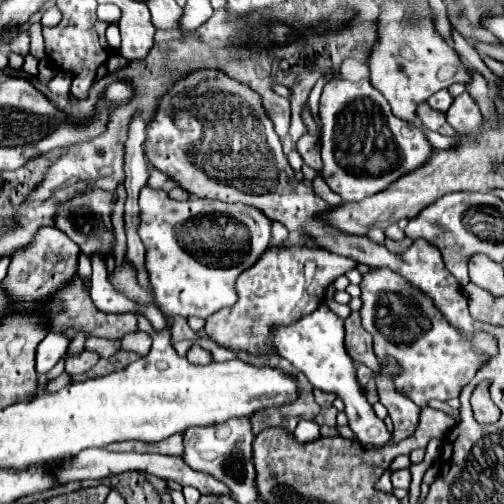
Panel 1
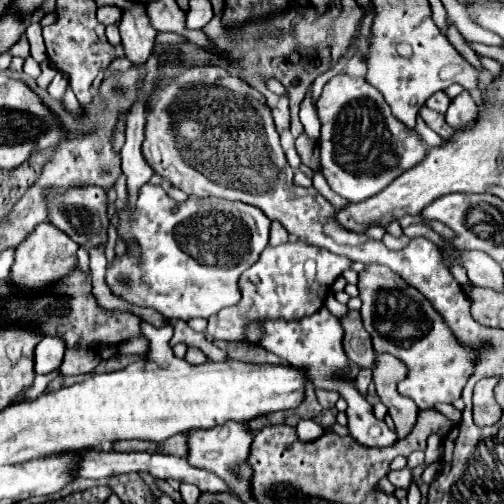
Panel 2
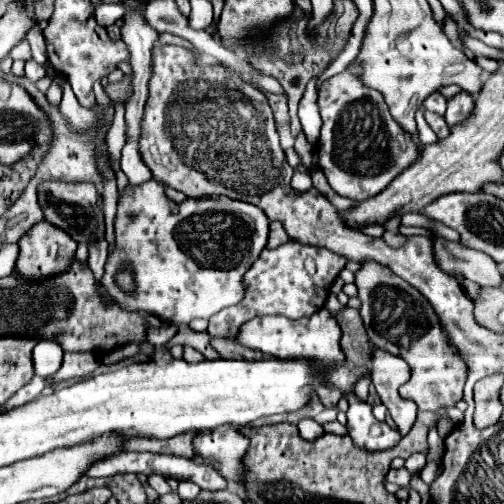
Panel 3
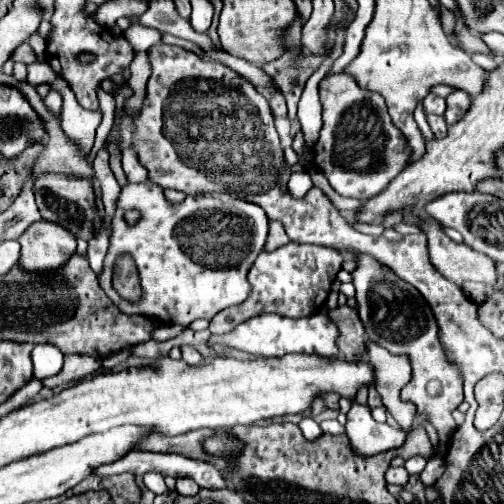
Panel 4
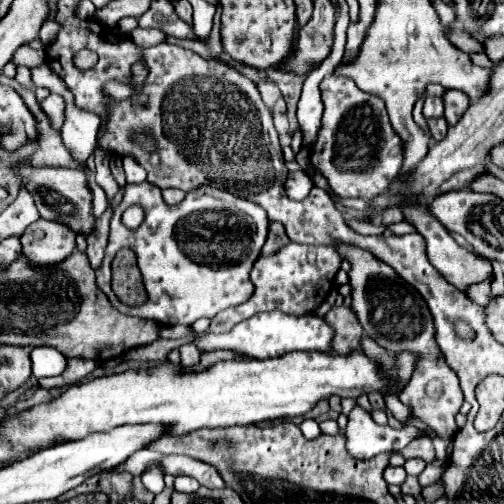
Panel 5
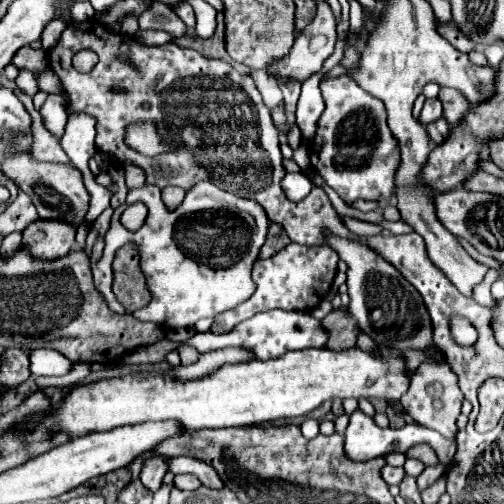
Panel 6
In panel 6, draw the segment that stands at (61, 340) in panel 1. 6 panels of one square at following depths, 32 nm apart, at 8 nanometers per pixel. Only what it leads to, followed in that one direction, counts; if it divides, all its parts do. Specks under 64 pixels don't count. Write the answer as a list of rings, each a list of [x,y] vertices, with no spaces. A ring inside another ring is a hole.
[[[36,348],[30,352],[30,370],[34,376],[62,376],[70,370],[70,360],[56,350]]]

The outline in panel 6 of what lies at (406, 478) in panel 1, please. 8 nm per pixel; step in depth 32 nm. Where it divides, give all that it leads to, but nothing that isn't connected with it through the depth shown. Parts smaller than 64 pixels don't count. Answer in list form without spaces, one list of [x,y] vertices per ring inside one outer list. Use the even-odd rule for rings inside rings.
[[[394,466],[382,468],[382,478],[386,480],[386,484],[400,484],[404,480],[404,476],[406,476],[404,468],[394,468]]]

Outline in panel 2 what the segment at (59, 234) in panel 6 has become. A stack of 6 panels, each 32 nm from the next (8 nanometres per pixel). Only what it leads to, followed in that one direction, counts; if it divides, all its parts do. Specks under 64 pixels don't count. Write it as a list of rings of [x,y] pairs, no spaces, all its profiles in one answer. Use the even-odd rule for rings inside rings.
[[[40,224],[32,232],[32,236],[16,248],[14,264],[10,268],[8,280],[16,284],[18,292],[26,292],[26,294],[46,292],[52,284],[72,274],[72,270],[76,268],[76,252],[78,252],[78,244],[70,240],[64,232],[60,232],[52,224]]]

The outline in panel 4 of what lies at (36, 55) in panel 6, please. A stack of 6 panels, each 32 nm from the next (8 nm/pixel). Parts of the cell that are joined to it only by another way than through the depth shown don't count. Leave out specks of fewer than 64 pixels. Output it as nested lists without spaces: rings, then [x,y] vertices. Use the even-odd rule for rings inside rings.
[[[26,42],[26,44],[20,44],[20,48],[16,48],[16,52],[12,52],[12,60],[14,60],[14,62],[30,64],[30,62],[34,62],[36,58],[34,58],[32,48],[30,48],[30,46],[28,46],[28,42]]]

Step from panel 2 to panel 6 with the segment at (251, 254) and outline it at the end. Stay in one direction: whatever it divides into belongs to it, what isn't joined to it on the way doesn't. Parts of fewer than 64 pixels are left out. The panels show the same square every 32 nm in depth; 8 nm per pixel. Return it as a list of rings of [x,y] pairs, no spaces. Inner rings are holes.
[[[200,182],[190,188],[184,202],[174,210],[166,208],[158,186],[144,184],[140,188],[130,188],[126,200],[114,210],[110,228],[106,232],[104,256],[100,262],[92,264],[94,284],[114,312],[126,312],[112,291],[112,262],[118,248],[132,242],[138,246],[140,268],[152,294],[148,306],[132,312],[134,318],[154,322],[166,330],[180,326],[192,328],[196,320],[206,316],[214,318],[224,310],[236,308],[254,294],[256,286],[250,278],[250,272],[266,240],[268,224],[268,216],[258,202],[220,190],[212,182]],[[136,202],[142,202],[148,208],[148,216],[136,232],[128,232],[122,226],[120,216],[130,204]]]

